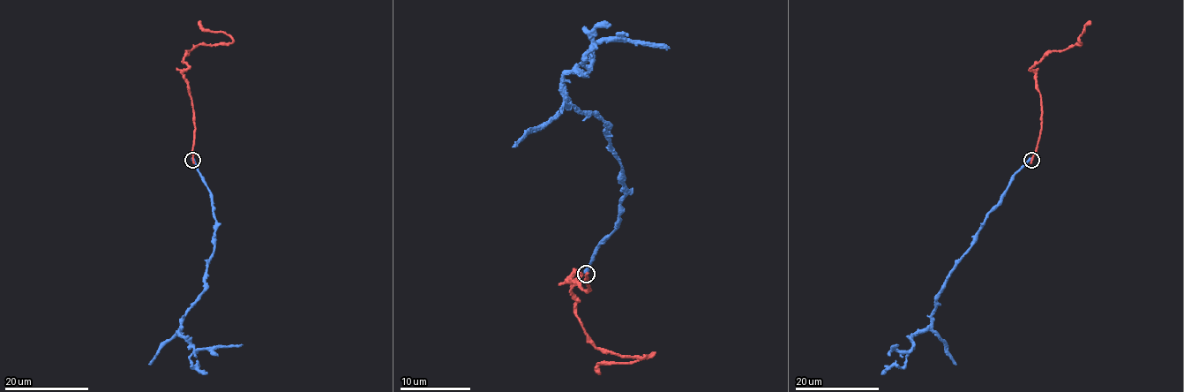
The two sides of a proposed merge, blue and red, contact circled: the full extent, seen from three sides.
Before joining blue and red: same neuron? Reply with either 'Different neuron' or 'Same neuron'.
Different neuron

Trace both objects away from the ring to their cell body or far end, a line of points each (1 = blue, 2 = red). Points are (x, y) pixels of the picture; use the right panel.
1: (1031, 159), (1015, 174), (946, 281), (931, 323), (914, 334), (907, 351), (896, 351), (897, 345)
2: (1031, 160), (1041, 129), (1042, 110), (1037, 79), (1030, 68), (1052, 51), (1080, 44), (1083, 28), (1091, 21)

